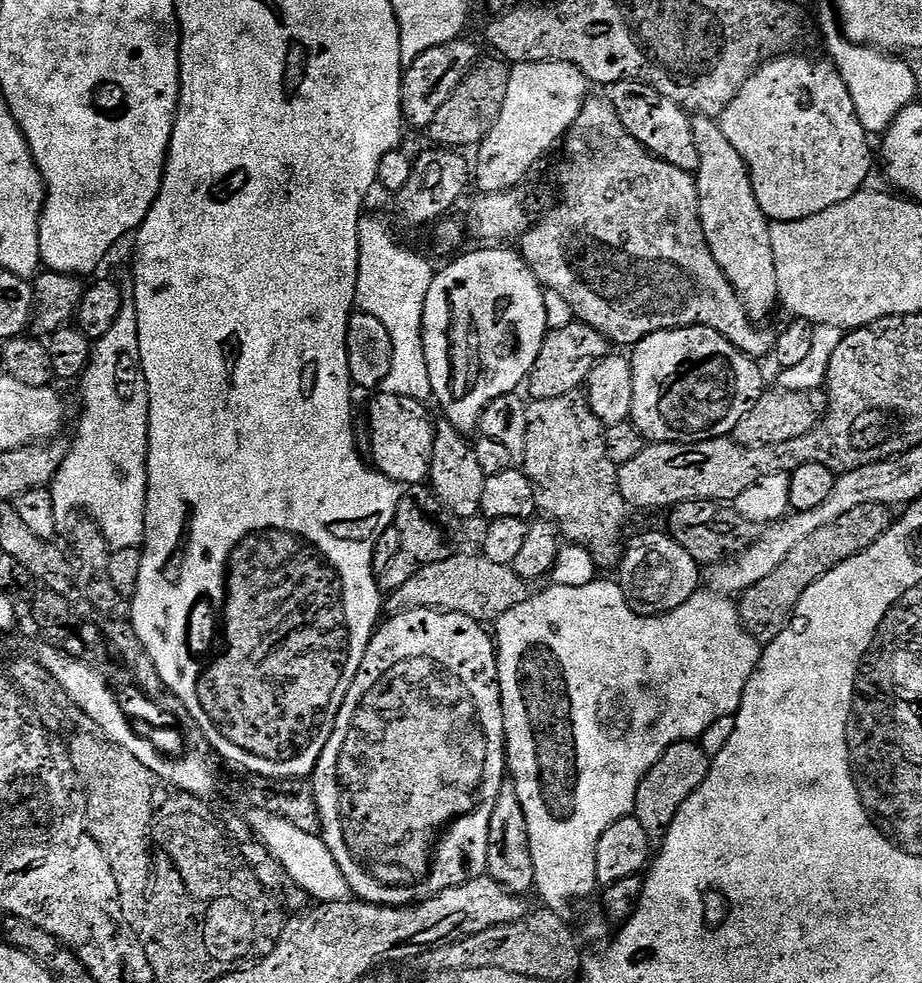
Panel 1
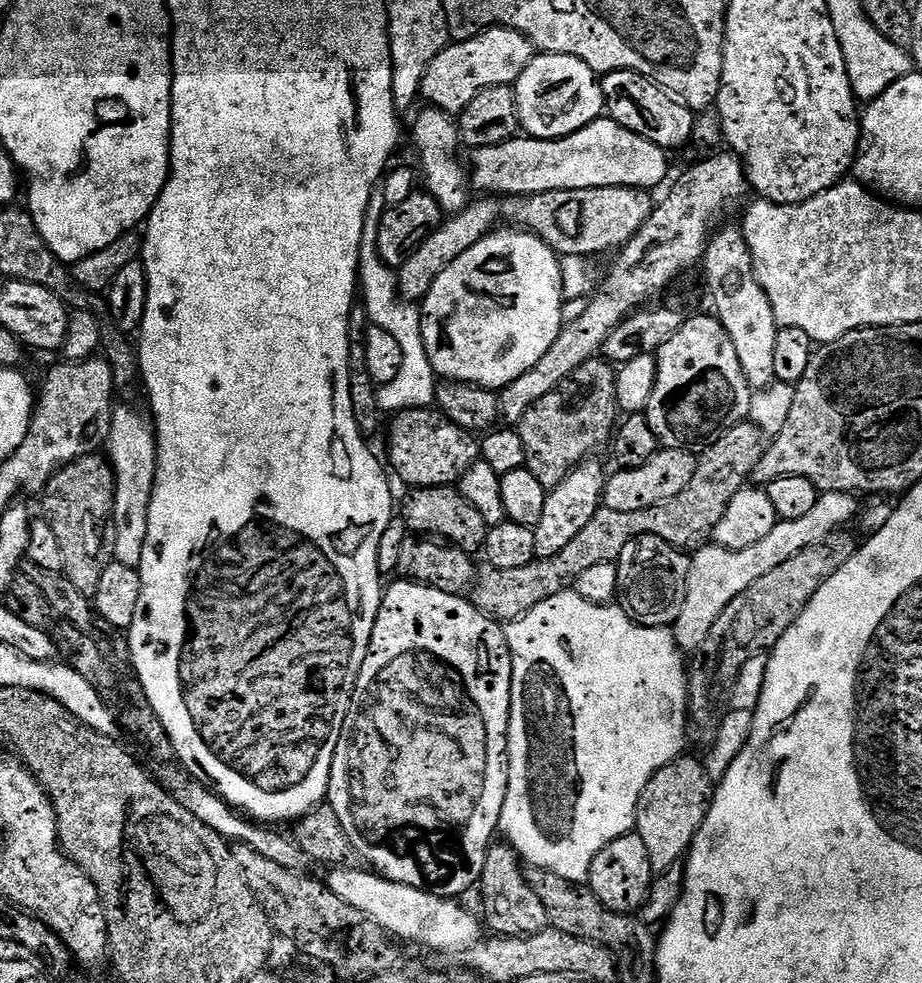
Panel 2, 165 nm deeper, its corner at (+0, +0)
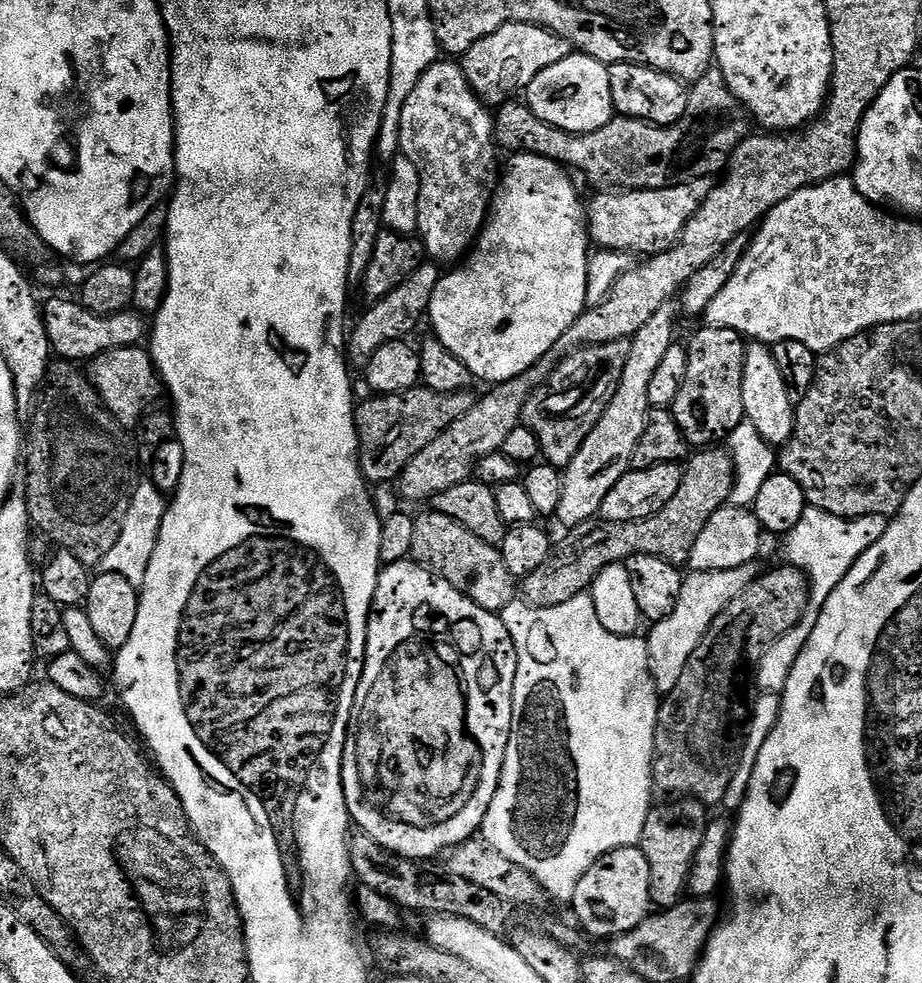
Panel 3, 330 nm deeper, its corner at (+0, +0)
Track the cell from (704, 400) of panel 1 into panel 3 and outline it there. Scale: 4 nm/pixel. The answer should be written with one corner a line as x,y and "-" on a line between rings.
704,326
692,341
687,341
686,347
686,378
670,411
689,445
716,446
727,441
741,420
745,419
742,406
742,370
746,340
739,332
729,328

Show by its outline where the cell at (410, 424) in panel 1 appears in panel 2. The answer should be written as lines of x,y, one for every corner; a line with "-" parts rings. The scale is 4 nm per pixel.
431,407
411,408
395,417
388,432
388,460
391,471
408,483
409,489
442,488
455,485
466,470
481,459
480,440
443,412

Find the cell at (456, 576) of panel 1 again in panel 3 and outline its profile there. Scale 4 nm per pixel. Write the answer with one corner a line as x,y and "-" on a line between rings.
708,446
691,457
684,468
684,481
678,486
678,494
645,520
638,522
606,522
599,518
587,520
571,529
564,541
557,543
552,553
534,570
534,574
523,577
522,599
534,608
562,606
570,598
585,595
592,587
592,580
611,564
625,563
631,556
654,554
677,566
687,565
690,550
698,542
698,534
706,530
706,522
720,508
731,501
736,486
736,464
732,453
720,446

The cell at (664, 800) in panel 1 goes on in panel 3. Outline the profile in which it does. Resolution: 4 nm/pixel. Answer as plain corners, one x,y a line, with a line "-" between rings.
676,798
668,803
672,804
657,803
649,812
638,845
642,854
646,854
646,862
650,862
650,898
660,910
673,908
685,899
694,854
698,854
698,846
702,846
710,819
709,809
699,800

